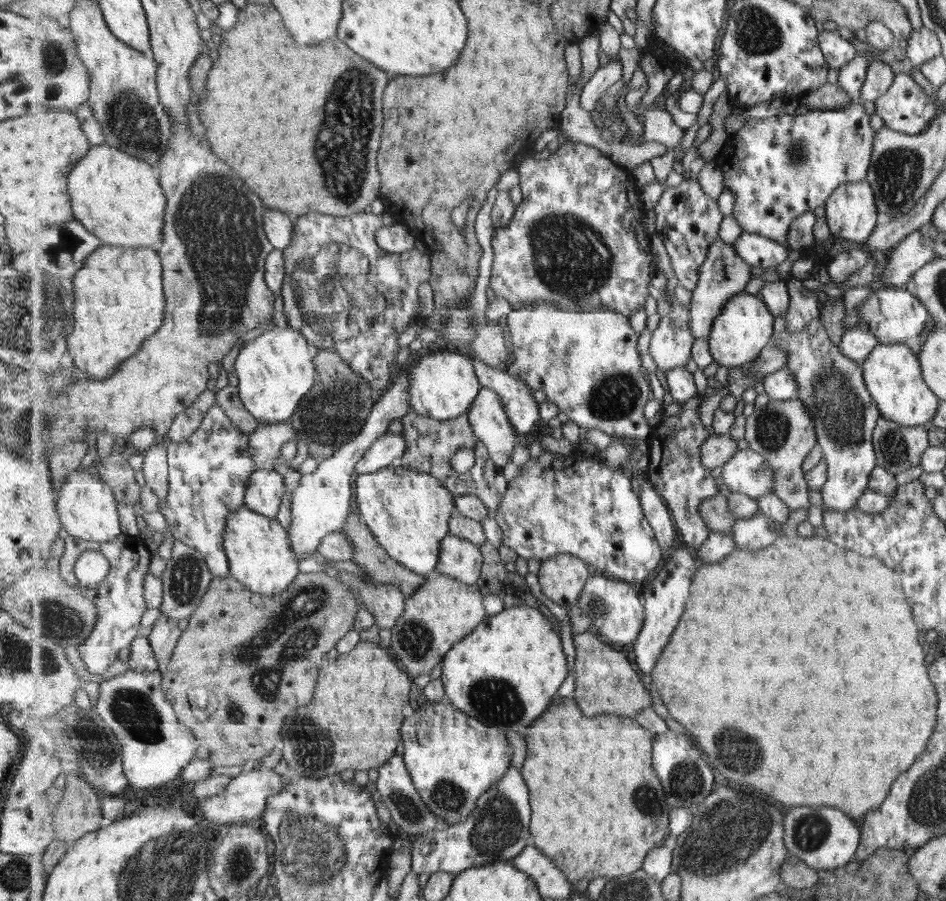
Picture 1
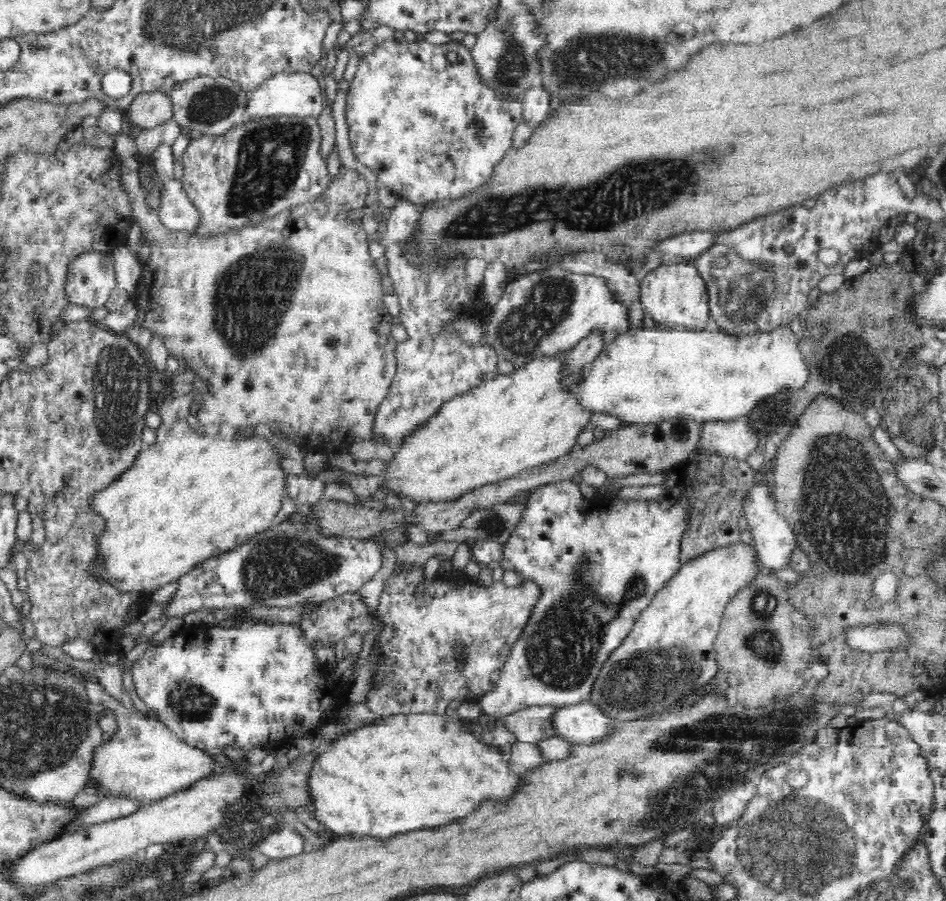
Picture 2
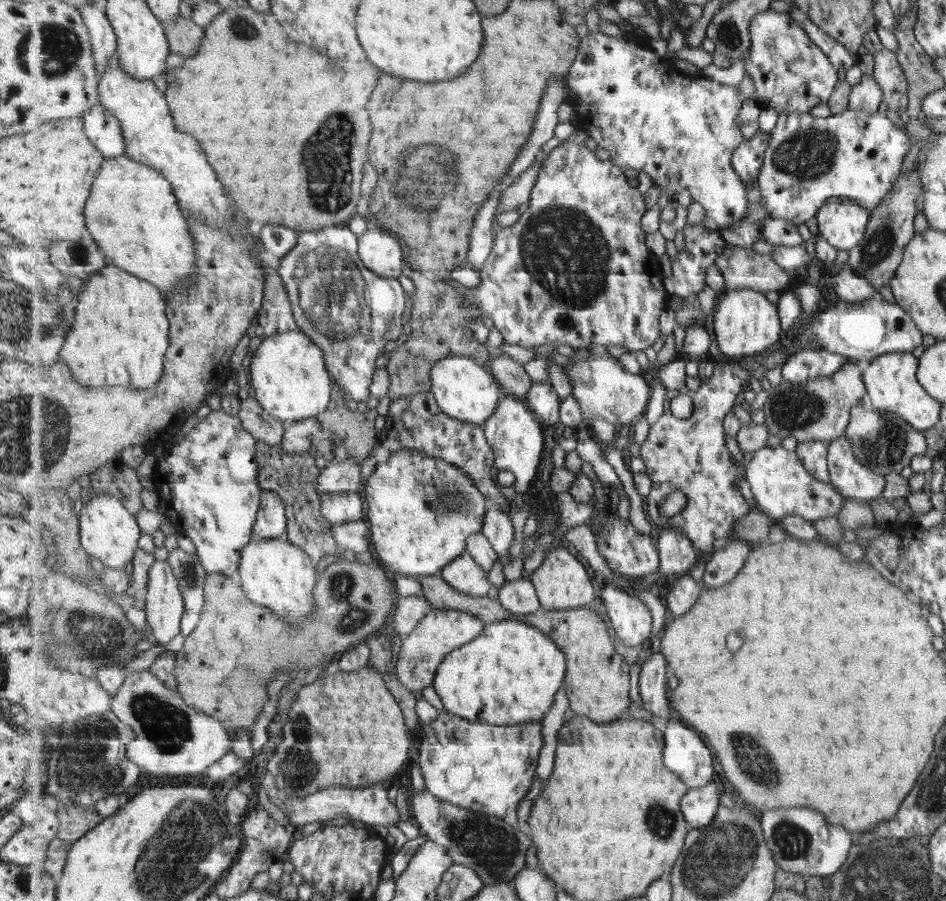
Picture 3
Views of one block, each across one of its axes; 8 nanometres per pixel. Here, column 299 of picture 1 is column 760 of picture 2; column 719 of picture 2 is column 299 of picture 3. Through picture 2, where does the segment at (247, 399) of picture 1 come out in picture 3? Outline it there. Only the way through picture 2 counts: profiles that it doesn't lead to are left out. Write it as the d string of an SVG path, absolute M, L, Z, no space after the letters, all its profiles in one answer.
M286 331L263 340L250 359L250 374L262 408L286 423L316 417L332 403L335 383L327 370L325 351L303 331Z

